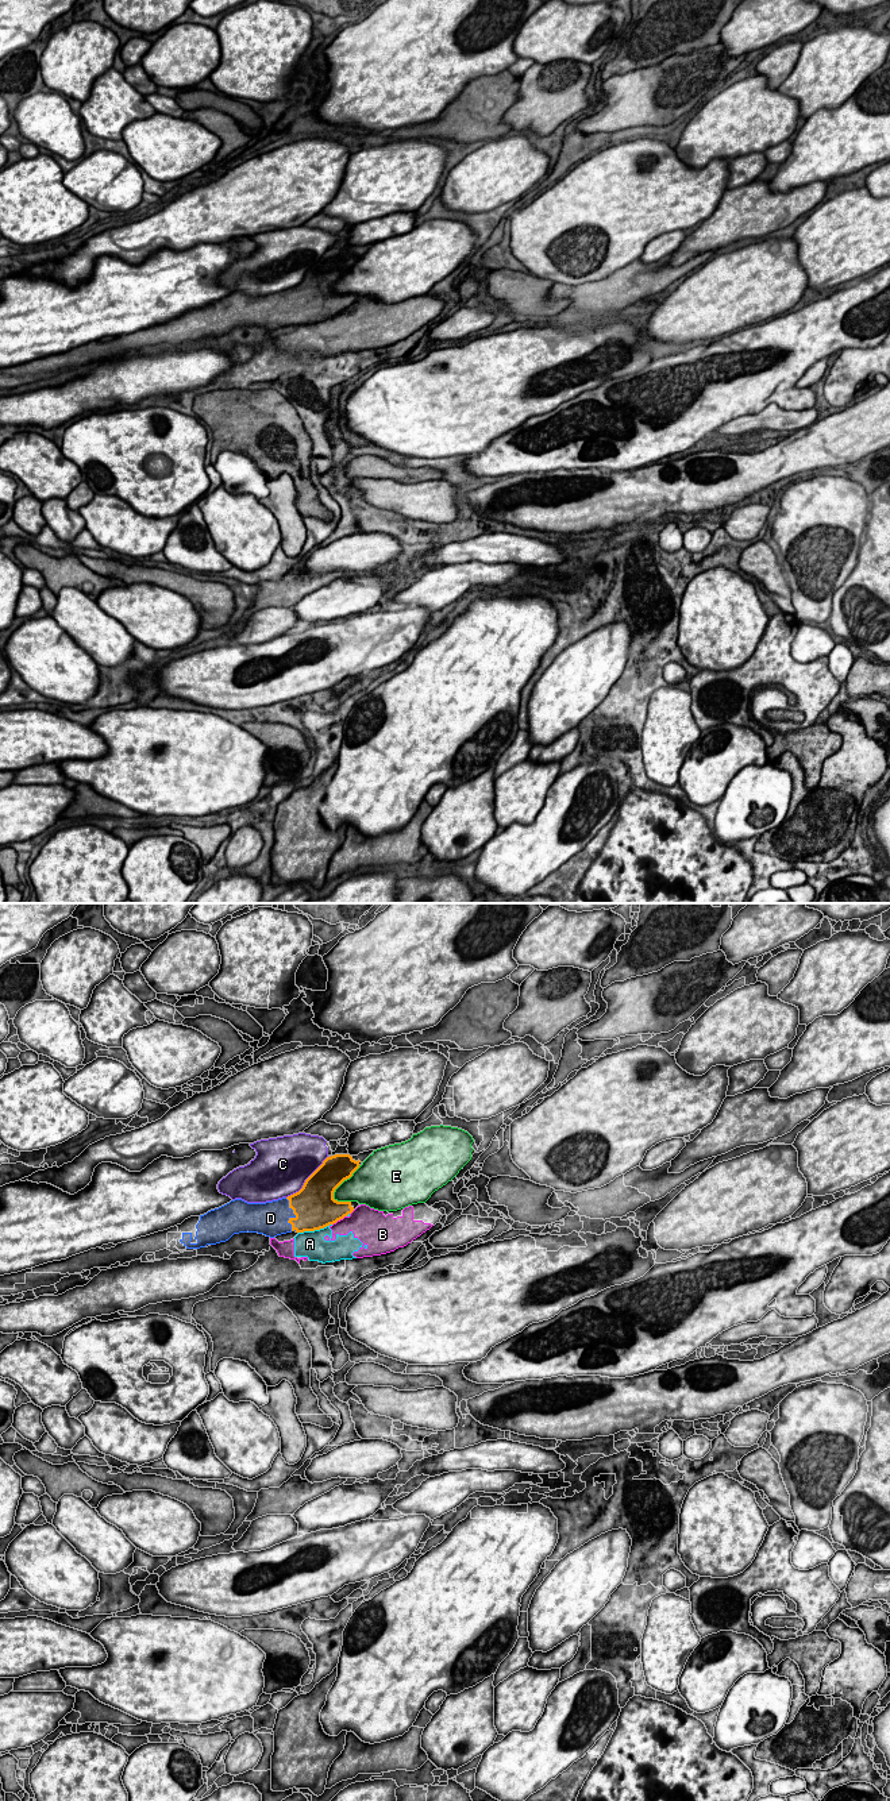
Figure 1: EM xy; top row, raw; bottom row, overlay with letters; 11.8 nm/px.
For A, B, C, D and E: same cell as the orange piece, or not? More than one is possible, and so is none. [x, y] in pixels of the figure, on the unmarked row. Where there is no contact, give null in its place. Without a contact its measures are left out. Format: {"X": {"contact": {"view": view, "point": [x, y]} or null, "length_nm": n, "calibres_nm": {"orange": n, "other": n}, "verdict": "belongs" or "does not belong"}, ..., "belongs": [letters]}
{"A": {"contact": {"view": "xy", "point": [315, 321]}, "length_nm": 420, "calibres_nm": {"orange": 500, "other": 320}, "verdict": "does not belong"}, "B": {"contact": {"view": "xy", "point": [339, 312]}, "length_nm": 220, "calibres_nm": {"orange": 400, "other": 300}, "verdict": "does not belong"}, "C": {"contact": {"view": "xy", "point": [307, 272]}, "length_nm": 700, "calibres_nm": {"orange": 420, "other": 500}, "verdict": "does not belong"}, "D": {"contact": {"view": "xy", "point": [293, 311]}, "length_nm": 420, "calibres_nm": {"orange": 440, "other": 360}, "verdict": "belongs"}, "E": {"contact": {"view": "xy", "point": [342, 274]}, "length_nm": 500, "calibres_nm": {"orange": 340, "other": 380}, "verdict": "does not belong"}, "belongs": ["D"]}

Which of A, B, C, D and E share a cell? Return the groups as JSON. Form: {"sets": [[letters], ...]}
{"sets": [["A", "B"], ["C"], ["D"], ["E"]]}

